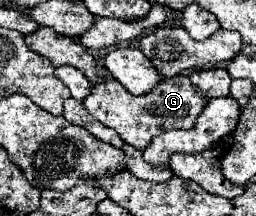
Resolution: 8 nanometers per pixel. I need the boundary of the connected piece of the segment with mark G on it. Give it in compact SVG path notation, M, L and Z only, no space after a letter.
M186 76L162 80L152 92L142 96L128 94L128 90L124 90L124 86L112 78L106 82L94 82L92 92L84 98L86 110L96 120L114 128L126 144L132 144L138 150L144 150L150 140L162 132L168 132L172 128L192 128L196 116L202 112L206 102L208 100Z

